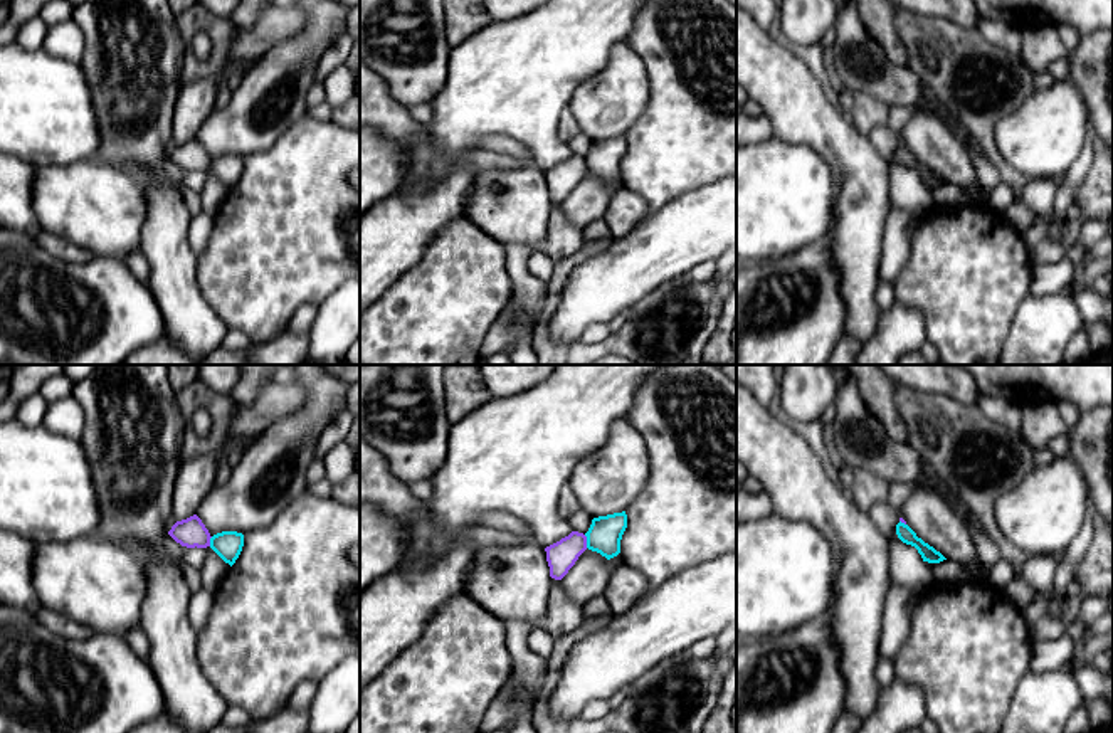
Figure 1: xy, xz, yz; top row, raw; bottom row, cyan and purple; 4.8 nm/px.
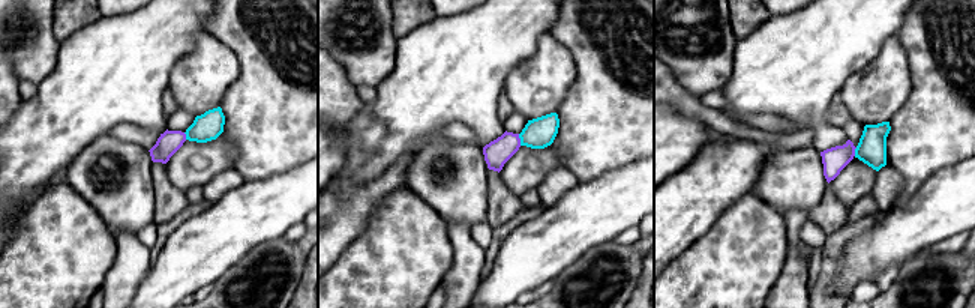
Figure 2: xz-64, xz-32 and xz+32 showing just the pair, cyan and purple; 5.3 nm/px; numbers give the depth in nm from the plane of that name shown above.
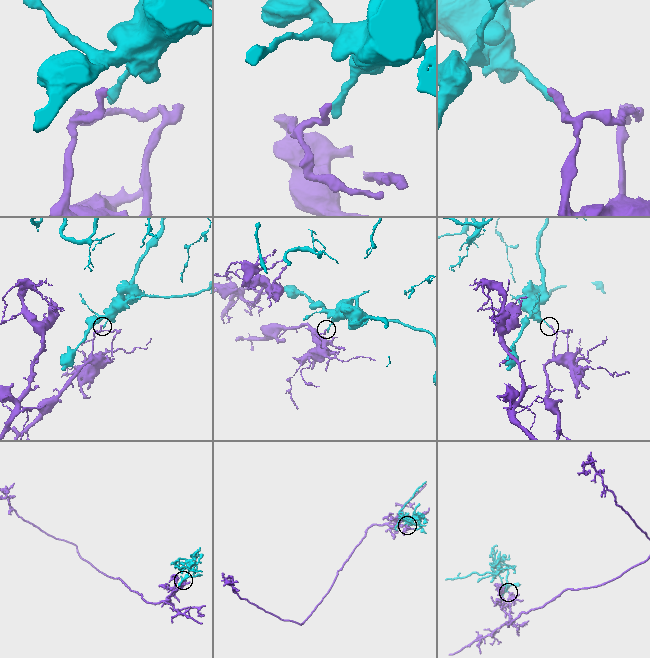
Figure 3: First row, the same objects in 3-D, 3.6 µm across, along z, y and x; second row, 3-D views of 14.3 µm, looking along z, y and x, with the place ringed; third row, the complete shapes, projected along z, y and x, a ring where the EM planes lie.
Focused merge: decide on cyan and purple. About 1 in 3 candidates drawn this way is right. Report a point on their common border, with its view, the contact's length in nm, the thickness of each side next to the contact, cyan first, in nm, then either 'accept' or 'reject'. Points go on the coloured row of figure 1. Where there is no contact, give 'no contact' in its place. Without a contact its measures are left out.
xz (587, 542) | 70 nm | 160/140 nm | reject

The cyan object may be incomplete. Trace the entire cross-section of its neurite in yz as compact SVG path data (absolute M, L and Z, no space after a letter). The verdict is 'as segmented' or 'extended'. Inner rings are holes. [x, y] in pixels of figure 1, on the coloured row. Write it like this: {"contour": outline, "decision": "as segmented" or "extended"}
{"contour": "M901 521L896 525L896 535L903 543L915 546L921 555L923 562L940 563L947 560L940 551L936 551L933 546L918 538L916 533Z", "decision": "as segmented"}

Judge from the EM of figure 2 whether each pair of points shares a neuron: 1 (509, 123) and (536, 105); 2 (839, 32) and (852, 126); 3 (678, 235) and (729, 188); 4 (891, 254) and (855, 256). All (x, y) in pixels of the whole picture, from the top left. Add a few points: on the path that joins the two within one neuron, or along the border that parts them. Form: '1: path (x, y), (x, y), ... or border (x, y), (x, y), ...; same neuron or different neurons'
1: border (515, 110), (528, 119); different neurons
2: border (842, 129), (848, 138); different neurons
3: path (690, 223), (717, 196); same neuron
4: path (882, 254), (864, 256); same neuron

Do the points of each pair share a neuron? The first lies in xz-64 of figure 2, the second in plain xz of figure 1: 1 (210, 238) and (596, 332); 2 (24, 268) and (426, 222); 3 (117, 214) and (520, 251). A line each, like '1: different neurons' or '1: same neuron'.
1: different neurons
2: different neurons
3: different neurons

